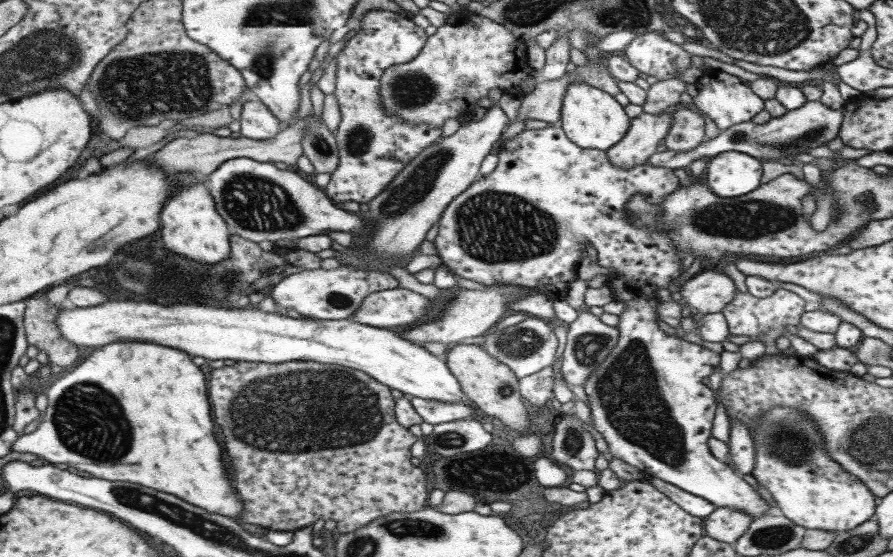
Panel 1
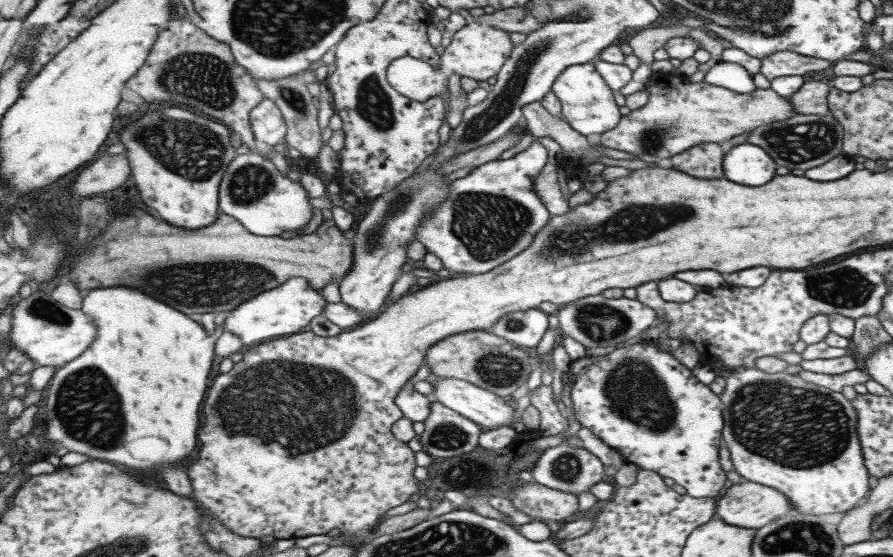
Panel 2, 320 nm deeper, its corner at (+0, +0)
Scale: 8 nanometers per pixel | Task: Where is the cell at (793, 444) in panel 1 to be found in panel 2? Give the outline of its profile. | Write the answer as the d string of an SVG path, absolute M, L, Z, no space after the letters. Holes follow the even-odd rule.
M754 366L748 369L732 370L732 373L725 377L724 380L725 386L723 391L718 394L723 417L723 428L720 438L724 440L724 445L727 447L727 452L729 452L730 462L733 465L732 470L737 472L741 479L773 488L779 494L783 494L783 496L789 499L795 513L813 516L845 513L862 502L862 498L869 493L870 489L868 484L869 476L865 466L863 466L863 458L856 431L857 415L853 405L840 392L831 392L828 388L811 384L804 381L799 375L788 374L783 371L768 374Z

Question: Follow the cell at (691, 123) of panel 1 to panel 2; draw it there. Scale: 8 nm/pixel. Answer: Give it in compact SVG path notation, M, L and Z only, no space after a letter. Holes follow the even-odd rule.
M701 143L669 157L673 169L695 178L721 178L725 147Z

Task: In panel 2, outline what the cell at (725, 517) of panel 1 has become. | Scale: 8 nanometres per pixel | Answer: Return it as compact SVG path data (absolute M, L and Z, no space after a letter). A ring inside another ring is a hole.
M743 481L739 484L727 485L727 492L716 499L715 517L723 520L725 524L747 530L757 530L787 514L795 514L789 499L783 494L753 482Z

